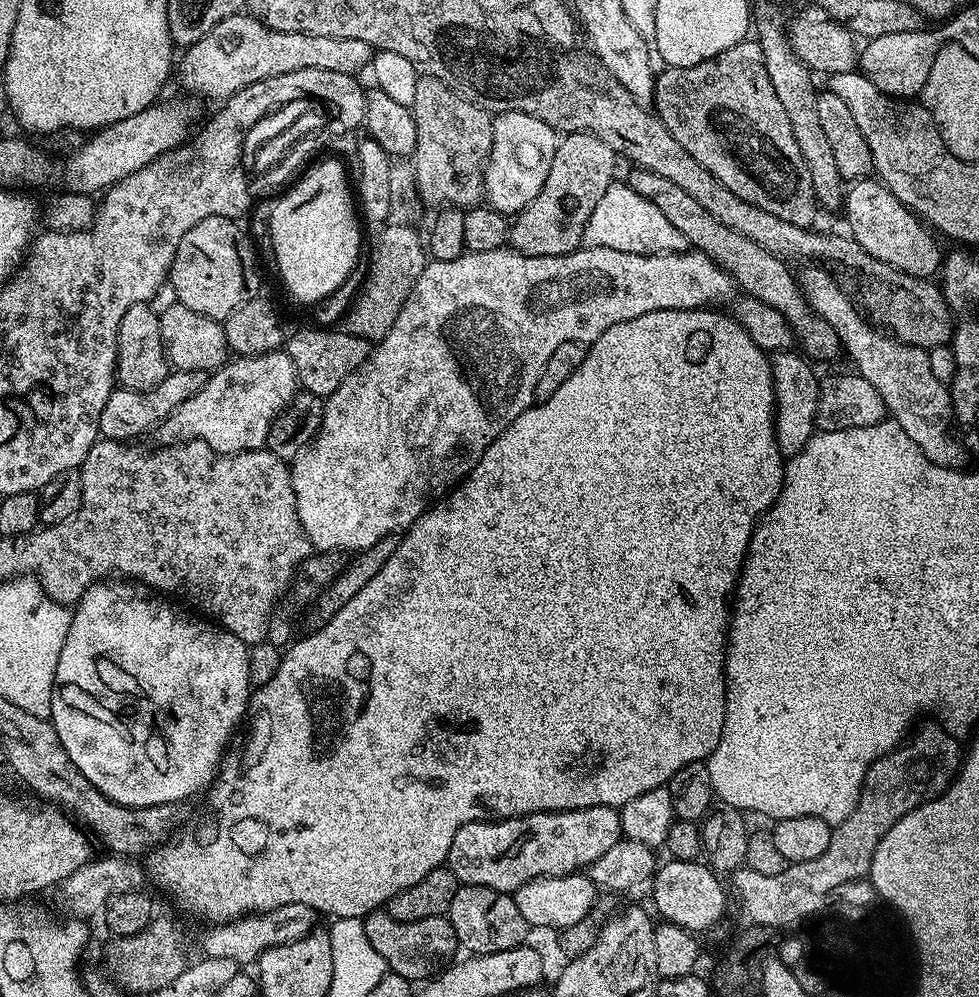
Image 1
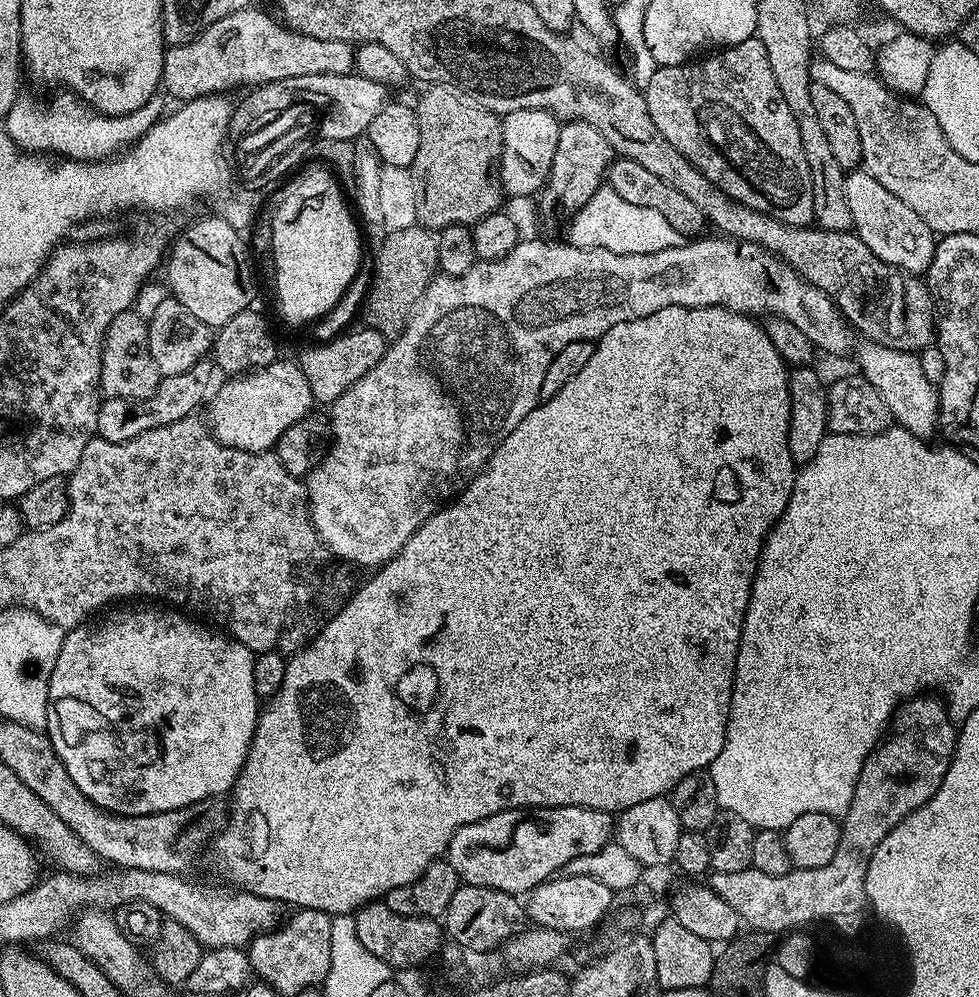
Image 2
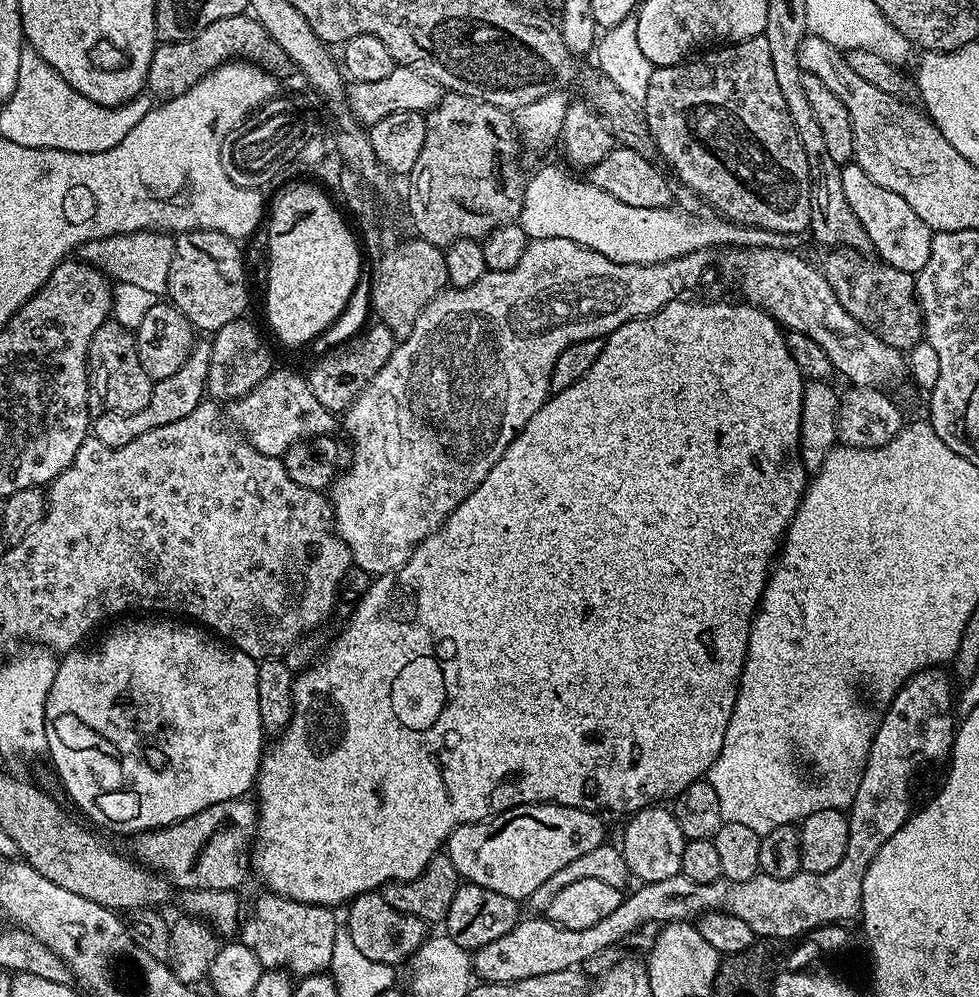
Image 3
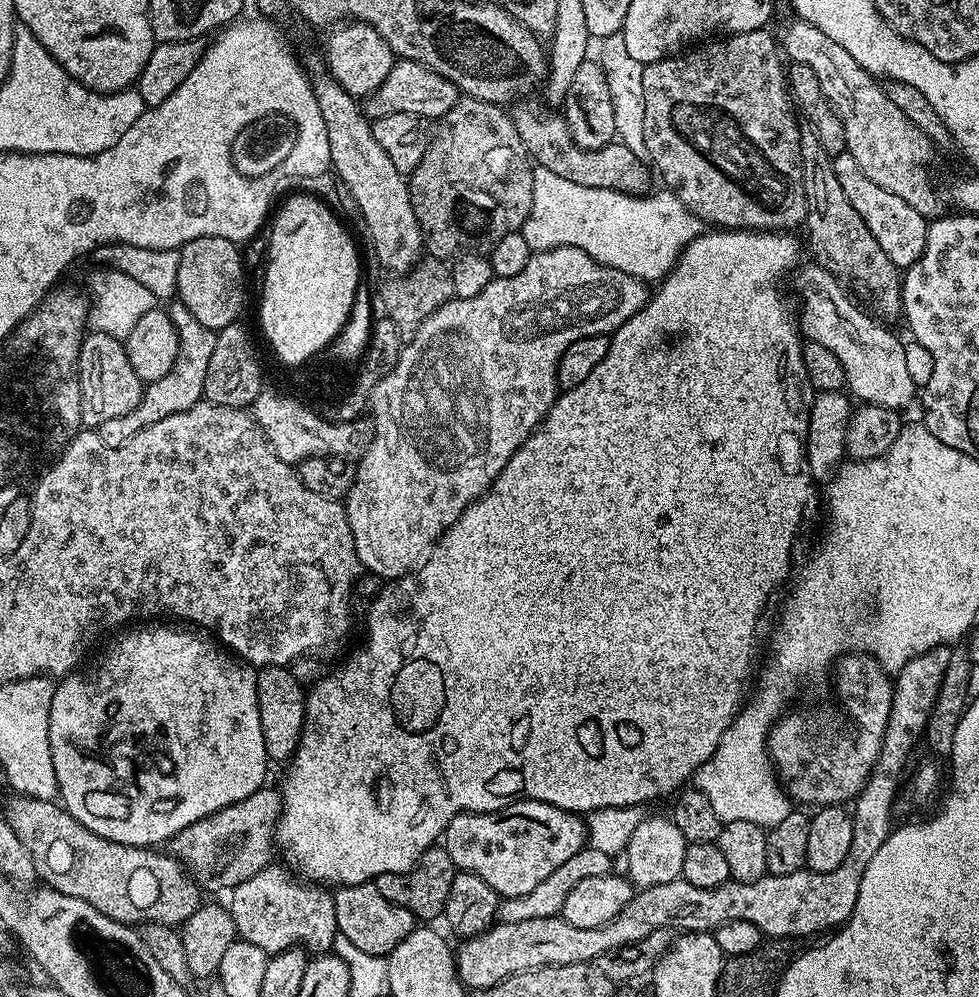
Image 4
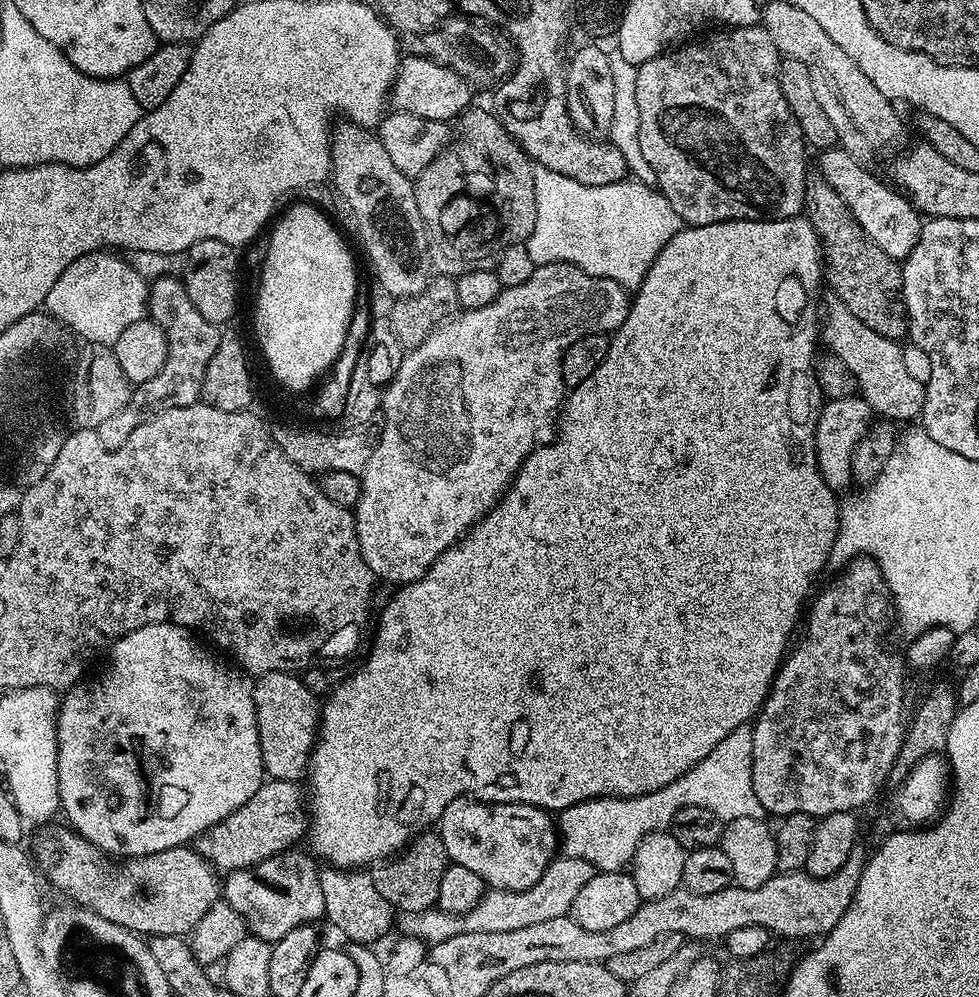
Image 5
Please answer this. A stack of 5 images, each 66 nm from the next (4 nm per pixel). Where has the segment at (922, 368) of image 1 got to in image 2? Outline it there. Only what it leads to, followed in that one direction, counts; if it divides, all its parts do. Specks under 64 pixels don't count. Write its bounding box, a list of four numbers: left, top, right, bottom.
[859,342,940,438]

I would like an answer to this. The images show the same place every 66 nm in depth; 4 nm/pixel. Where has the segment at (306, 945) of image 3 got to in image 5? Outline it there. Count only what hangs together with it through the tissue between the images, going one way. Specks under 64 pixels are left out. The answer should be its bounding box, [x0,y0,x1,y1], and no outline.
[222,850,324,942]

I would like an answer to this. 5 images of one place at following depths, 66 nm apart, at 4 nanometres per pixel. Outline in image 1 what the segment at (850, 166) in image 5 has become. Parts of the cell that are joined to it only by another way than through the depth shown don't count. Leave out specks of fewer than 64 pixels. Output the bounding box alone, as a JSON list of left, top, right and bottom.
[842,178,942,278]

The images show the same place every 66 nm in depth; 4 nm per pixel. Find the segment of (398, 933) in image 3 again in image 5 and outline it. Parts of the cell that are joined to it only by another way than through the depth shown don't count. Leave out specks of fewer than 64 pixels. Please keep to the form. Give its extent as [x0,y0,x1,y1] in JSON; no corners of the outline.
[320,867,394,946]

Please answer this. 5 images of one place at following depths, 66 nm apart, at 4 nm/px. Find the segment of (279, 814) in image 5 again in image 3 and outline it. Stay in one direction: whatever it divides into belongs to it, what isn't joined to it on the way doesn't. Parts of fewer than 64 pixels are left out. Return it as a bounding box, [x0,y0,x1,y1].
[131,799,258,890]

